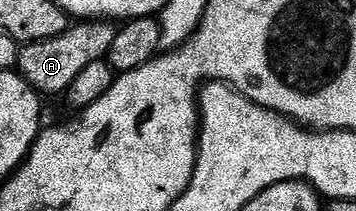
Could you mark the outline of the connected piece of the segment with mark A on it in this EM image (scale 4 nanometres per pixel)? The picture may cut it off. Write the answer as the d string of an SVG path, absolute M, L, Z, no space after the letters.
M86 20L73 23L65 32L49 40L36 40L20 48L20 57L16 59L16 68L26 83L41 97L67 93L68 88L90 66L90 62L105 59L110 45L116 37L117 25L107 20Z

